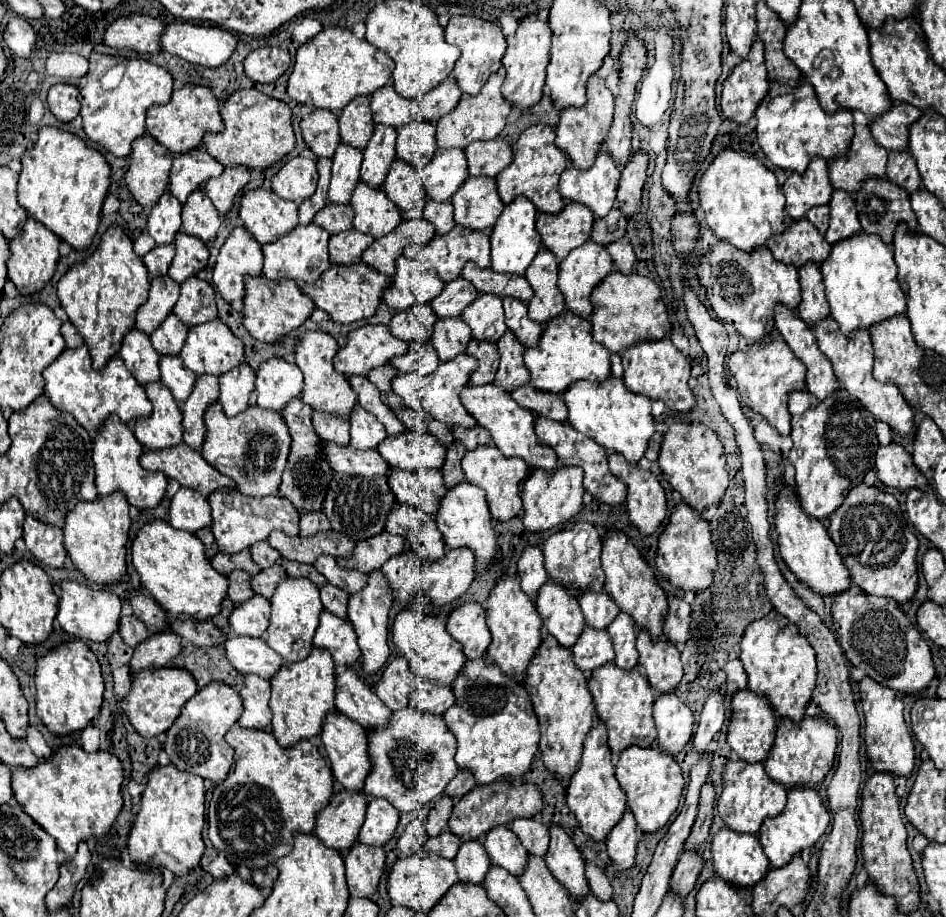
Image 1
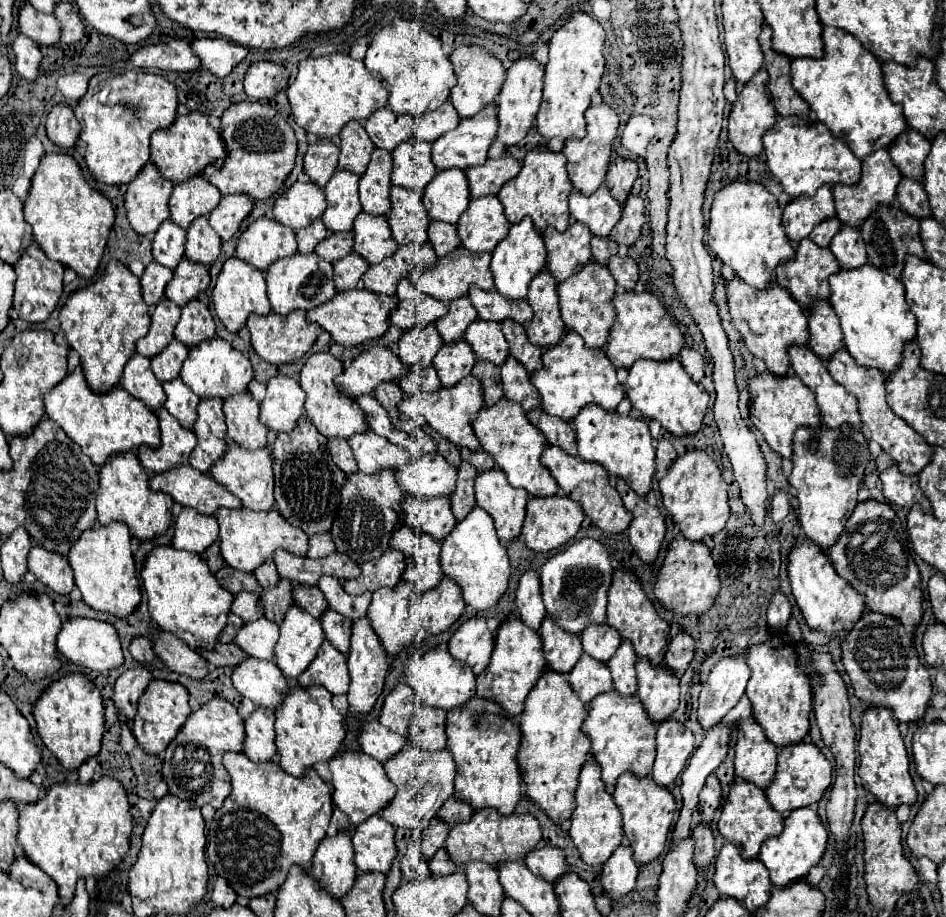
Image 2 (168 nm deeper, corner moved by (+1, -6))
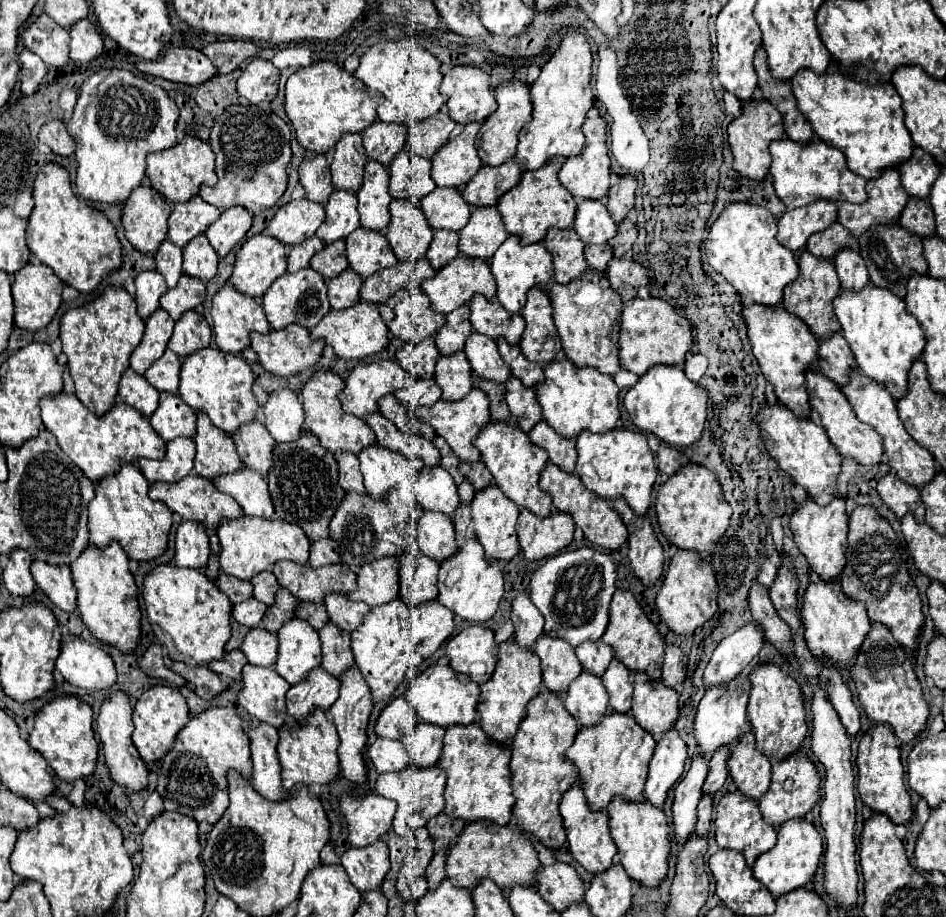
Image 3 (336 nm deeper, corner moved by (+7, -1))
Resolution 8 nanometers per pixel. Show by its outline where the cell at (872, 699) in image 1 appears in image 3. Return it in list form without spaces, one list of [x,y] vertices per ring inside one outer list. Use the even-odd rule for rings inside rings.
[[[878,724],[872,726],[860,740],[858,746],[858,794],[864,806],[868,806],[874,812],[886,814],[894,824],[908,824],[914,818],[914,810],[910,804],[910,794],[904,786],[904,770],[900,762],[900,750],[898,740],[890,732],[890,726]]]

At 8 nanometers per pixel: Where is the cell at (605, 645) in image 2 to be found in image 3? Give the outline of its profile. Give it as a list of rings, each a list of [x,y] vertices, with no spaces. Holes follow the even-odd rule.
[[[602,640],[598,642],[584,642],[576,648],[576,656],[582,664],[582,670],[594,674],[594,676],[602,676],[612,660],[612,650],[610,646],[606,646]]]

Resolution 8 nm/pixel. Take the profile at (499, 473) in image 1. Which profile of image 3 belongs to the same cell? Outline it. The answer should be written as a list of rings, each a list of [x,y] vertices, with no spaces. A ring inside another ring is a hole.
[[[494,484],[488,490],[476,492],[470,506],[472,506],[470,514],[472,514],[474,536],[484,546],[486,558],[496,560],[496,562],[512,560],[520,552],[520,544],[518,544],[518,538],[516,538],[516,520],[518,520],[518,514],[520,514],[518,506],[514,502],[510,502],[502,494],[502,490],[498,490],[498,486],[494,486]]]

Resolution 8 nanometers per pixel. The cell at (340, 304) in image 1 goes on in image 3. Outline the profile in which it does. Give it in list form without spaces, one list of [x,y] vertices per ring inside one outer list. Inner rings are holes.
[[[358,302],[350,310],[330,310],[322,322],[310,332],[310,338],[322,338],[344,360],[364,360],[382,352],[388,346],[388,320],[394,318],[394,310],[388,304]]]

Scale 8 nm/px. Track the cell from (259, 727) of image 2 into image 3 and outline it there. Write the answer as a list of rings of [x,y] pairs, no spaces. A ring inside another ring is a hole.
[[[260,722],[258,728],[248,732],[250,736],[250,750],[254,762],[252,786],[270,802],[280,802],[286,798],[282,790],[282,776],[280,776],[280,762],[276,754],[278,746],[278,730],[266,722]]]

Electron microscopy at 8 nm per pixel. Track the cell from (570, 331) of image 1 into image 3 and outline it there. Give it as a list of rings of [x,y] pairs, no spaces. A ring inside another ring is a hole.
[[[568,358],[550,362],[550,366],[544,368],[544,376],[546,380],[536,386],[536,398],[538,398],[538,404],[542,406],[544,420],[562,438],[574,440],[584,430],[604,434],[618,426],[620,388],[614,384],[610,376],[598,372],[596,368],[578,368]]]

